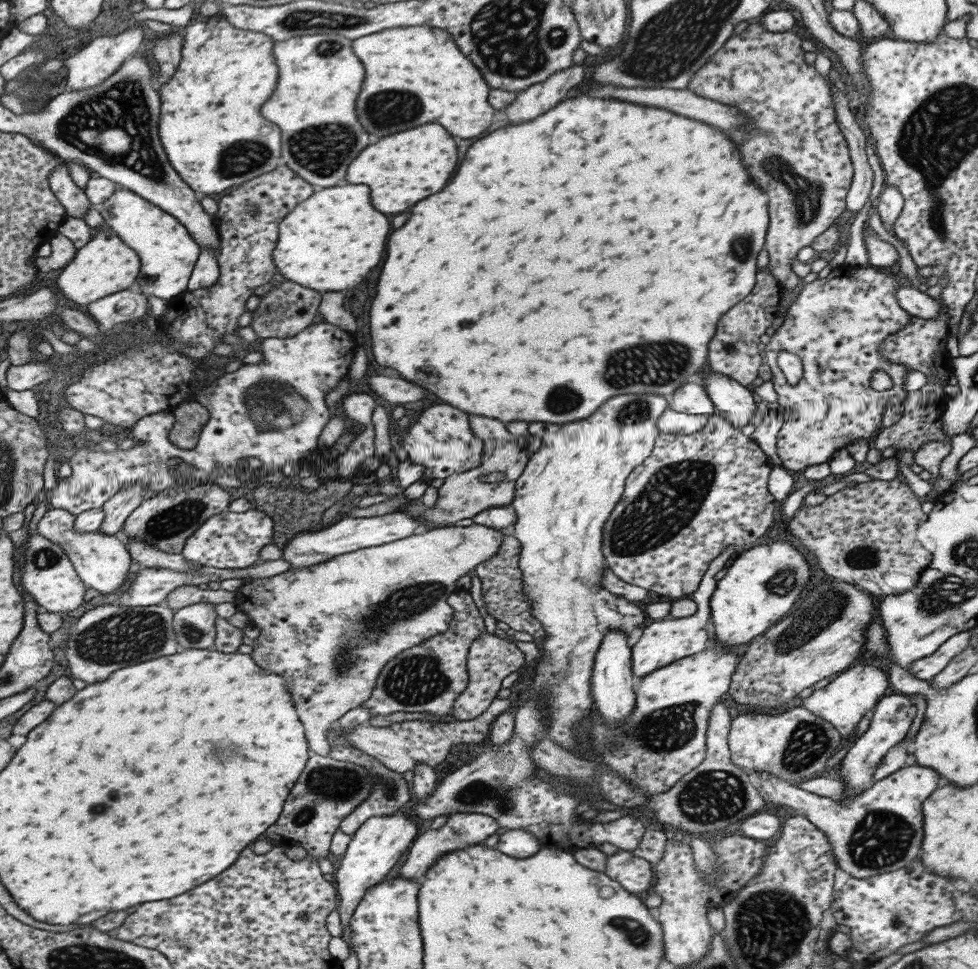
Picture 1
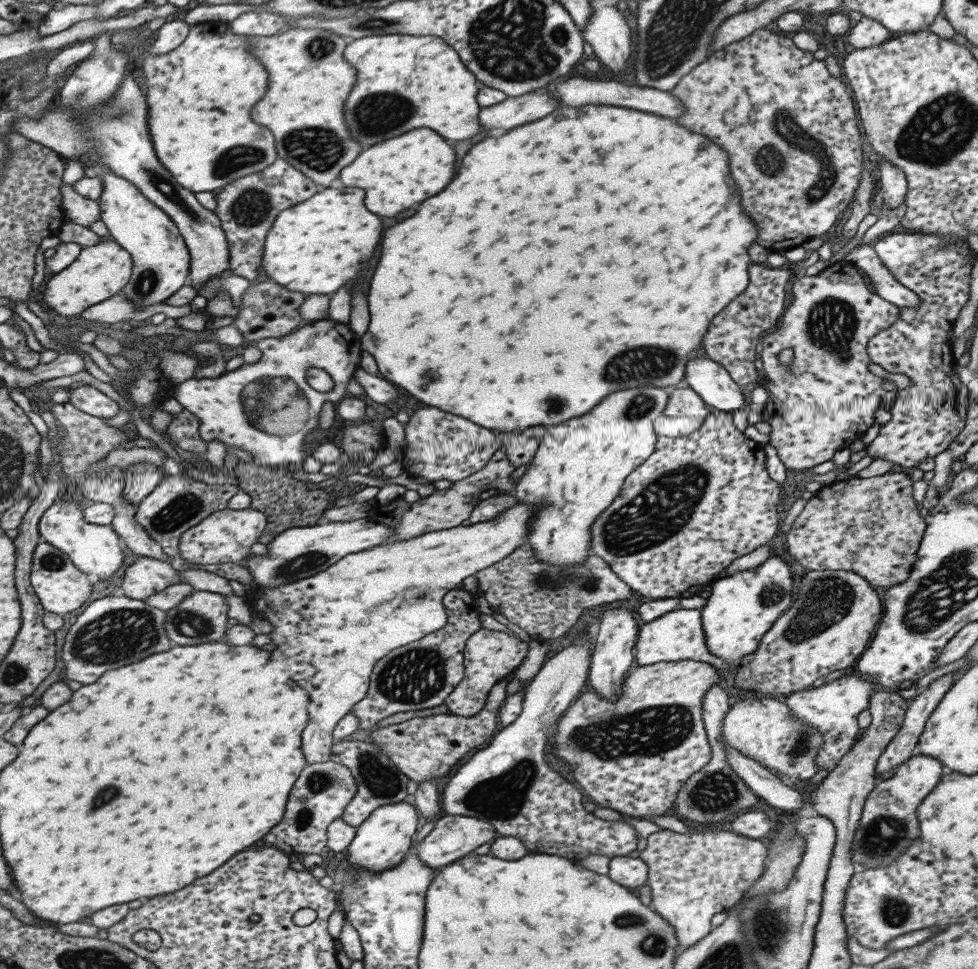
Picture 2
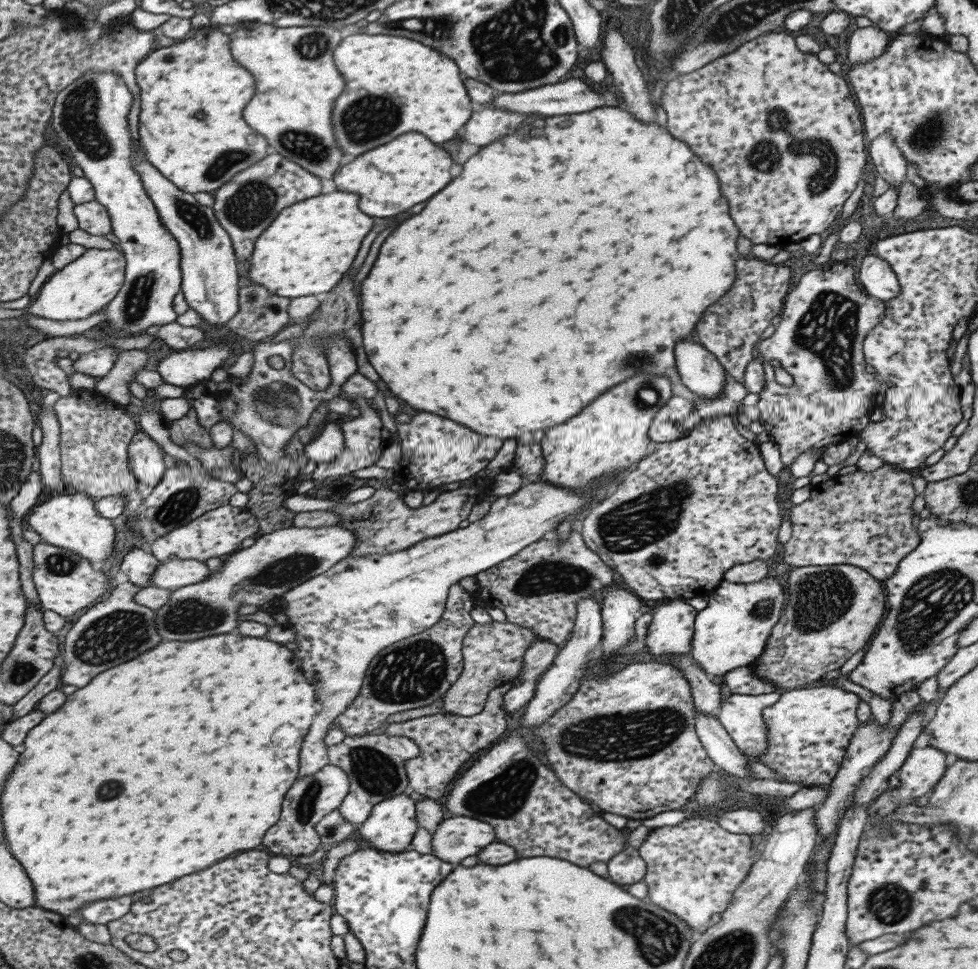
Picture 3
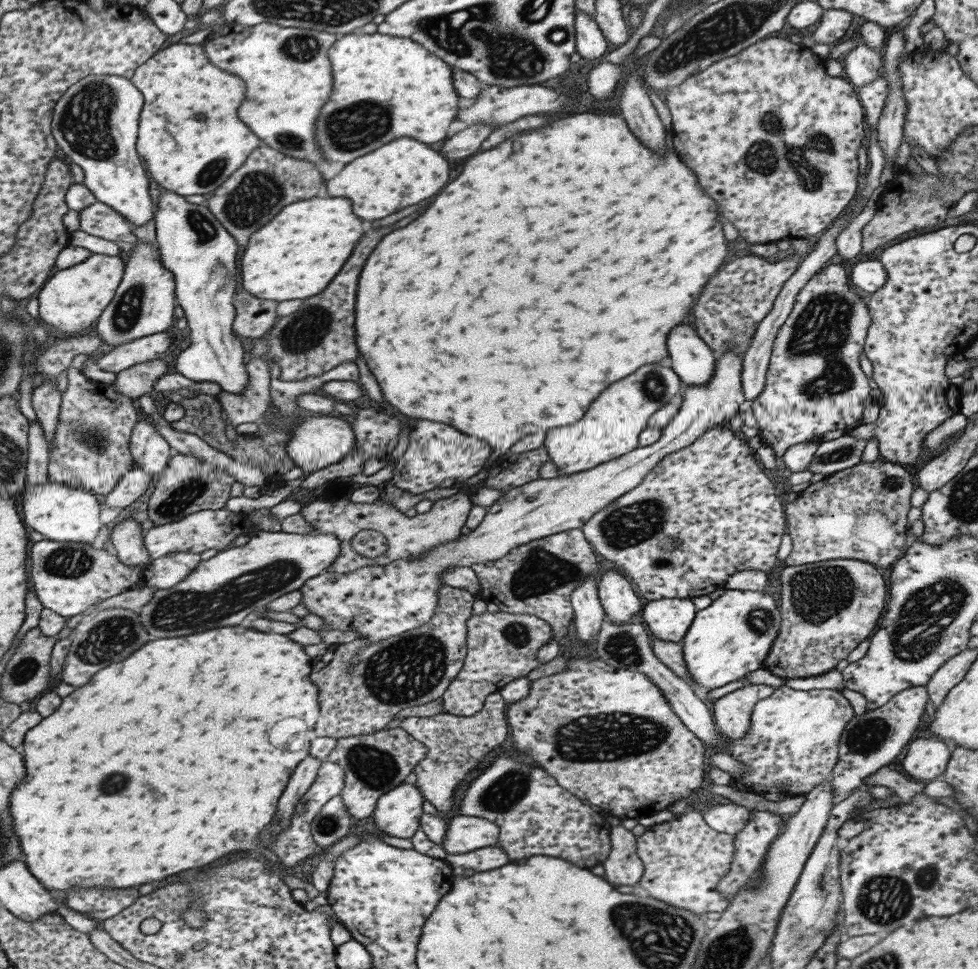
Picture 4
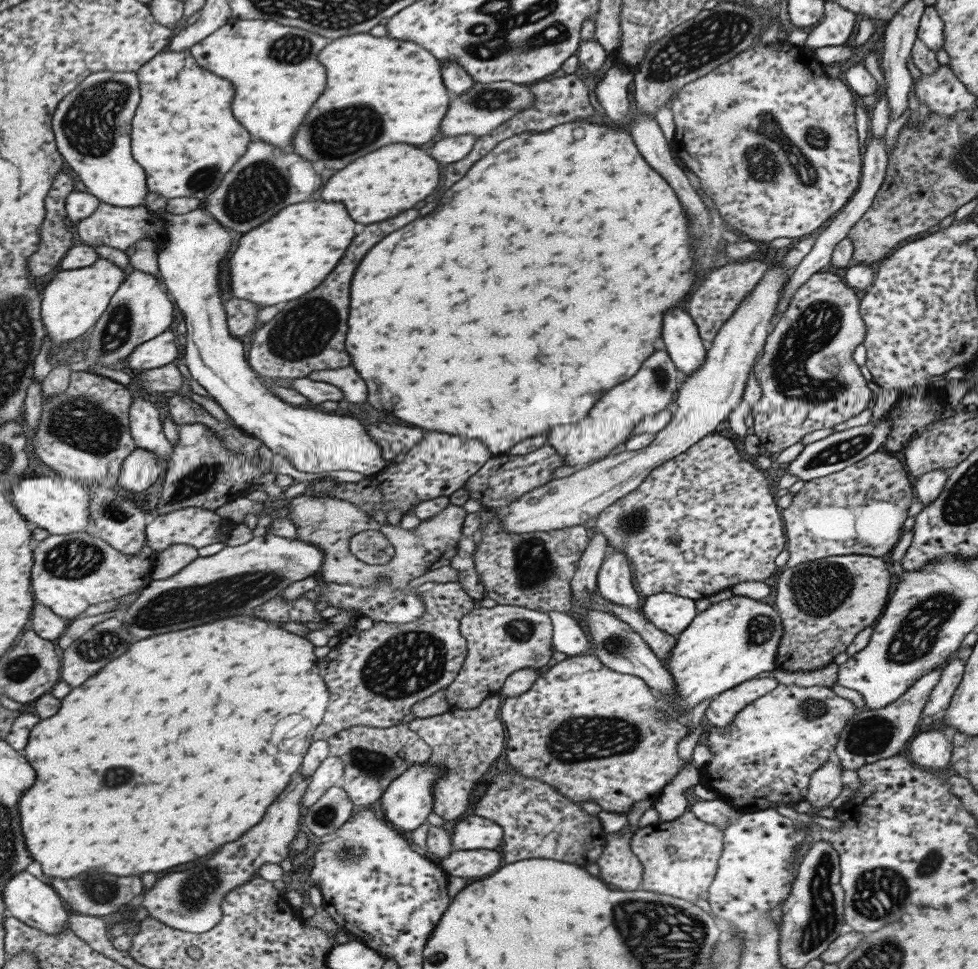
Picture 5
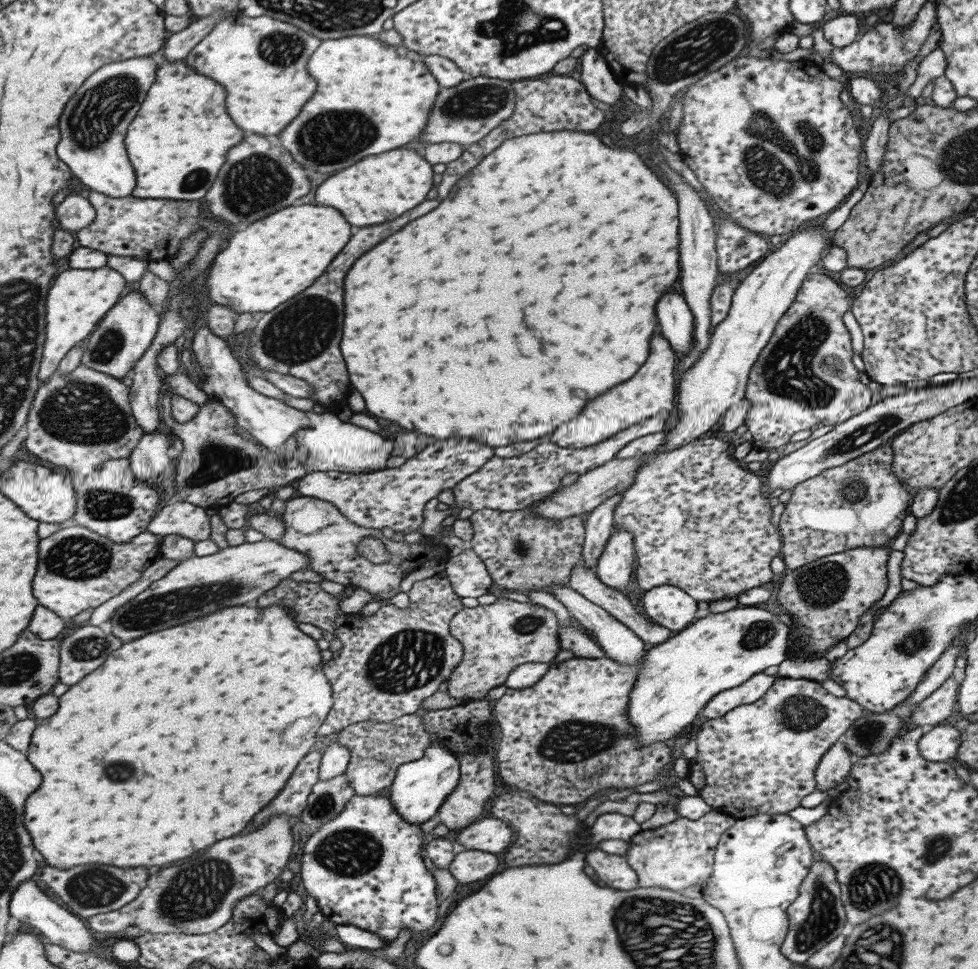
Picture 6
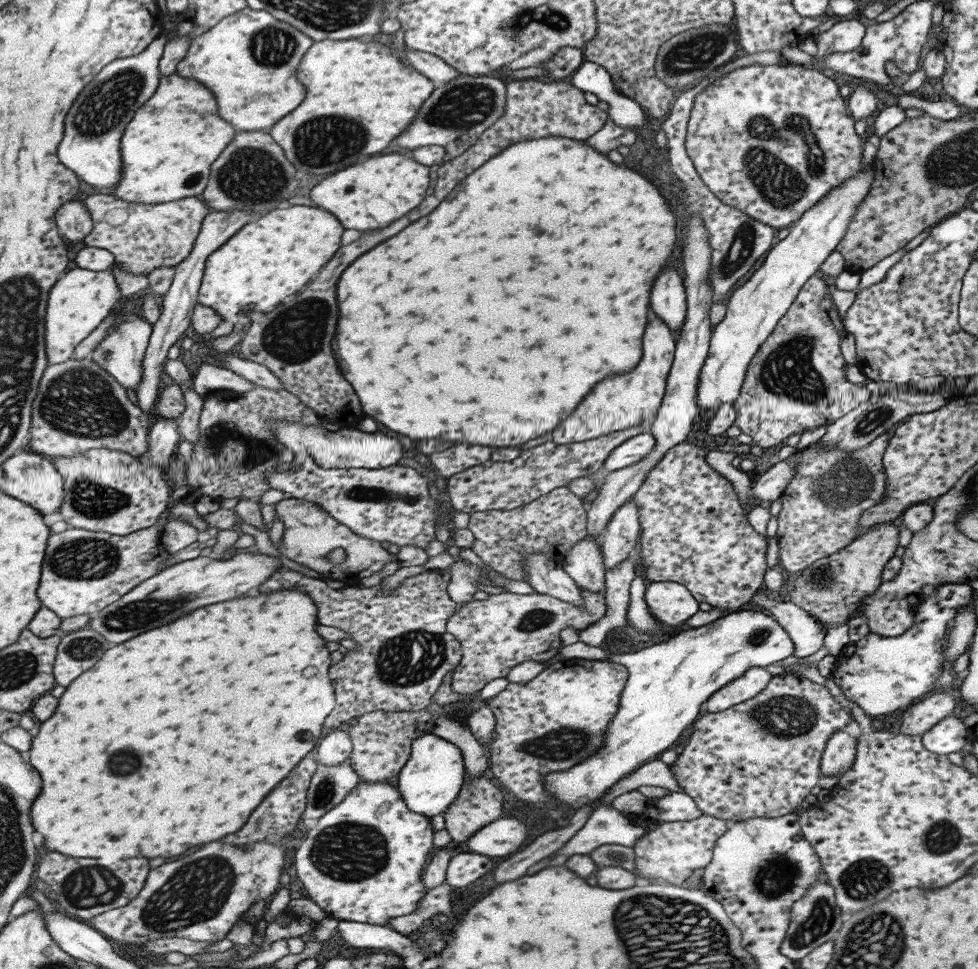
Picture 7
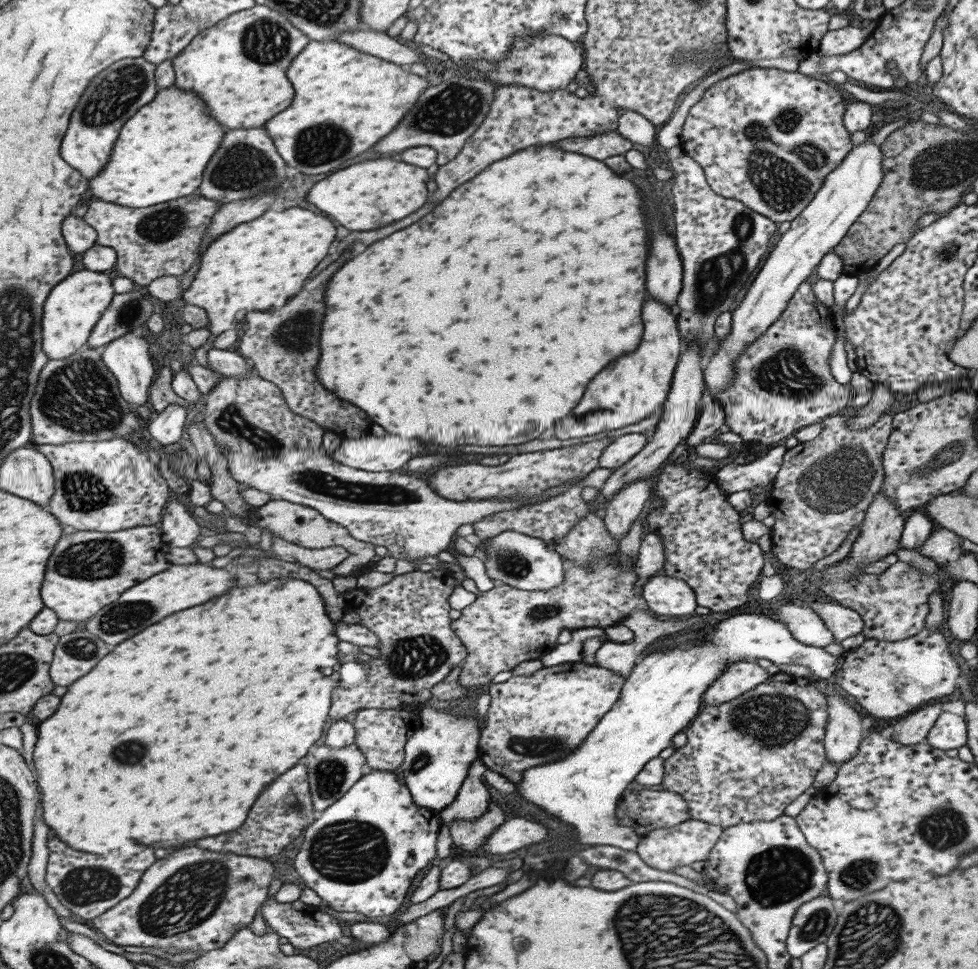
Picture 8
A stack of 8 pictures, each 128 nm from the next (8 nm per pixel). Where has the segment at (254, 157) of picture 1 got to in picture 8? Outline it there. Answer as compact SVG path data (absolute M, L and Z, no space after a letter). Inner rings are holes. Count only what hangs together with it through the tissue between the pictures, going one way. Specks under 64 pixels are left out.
M174 85L157 89L151 102L144 104L141 110L137 110L135 116L131 116L119 130L117 140L113 142L111 156L107 164L88 180L89 190L95 198L109 201L125 208L145 208L189 196L201 182L201 172L205 164L209 162L211 154L217 150L221 142L221 126L207 116L205 104L189 92L183 92Z

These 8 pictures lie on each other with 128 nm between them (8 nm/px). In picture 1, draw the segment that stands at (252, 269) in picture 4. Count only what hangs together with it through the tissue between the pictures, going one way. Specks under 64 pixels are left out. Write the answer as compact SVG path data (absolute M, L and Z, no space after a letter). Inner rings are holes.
M345 184L316 190L319 192L299 202L277 226L273 265L286 281L319 294L351 290L381 260L389 220L371 208L367 186Z

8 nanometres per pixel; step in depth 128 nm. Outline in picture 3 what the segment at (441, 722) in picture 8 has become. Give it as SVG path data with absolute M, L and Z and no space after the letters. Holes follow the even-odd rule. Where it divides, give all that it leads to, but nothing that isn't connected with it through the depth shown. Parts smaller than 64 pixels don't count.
M405 793L392 797L375 804L365 822L359 825L359 836L364 842L364 847L392 853L403 852L410 848L410 840L417 830L415 803Z

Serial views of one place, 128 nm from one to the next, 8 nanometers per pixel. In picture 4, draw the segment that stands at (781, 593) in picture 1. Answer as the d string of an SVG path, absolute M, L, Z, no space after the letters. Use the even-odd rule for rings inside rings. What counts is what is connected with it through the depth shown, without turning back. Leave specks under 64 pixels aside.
M727 590L712 600L705 608L696 611L687 632L680 640L682 657L690 679L696 686L694 690L701 695L713 688L719 688L742 679L749 672L759 670L780 627L780 612L771 595L763 590Z

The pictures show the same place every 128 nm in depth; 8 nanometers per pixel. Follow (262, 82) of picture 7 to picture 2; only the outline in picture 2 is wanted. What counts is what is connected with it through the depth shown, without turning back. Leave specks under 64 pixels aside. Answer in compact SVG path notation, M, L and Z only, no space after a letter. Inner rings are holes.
M293 27L269 36L246 35L246 42L249 52L267 70L267 90L263 98L253 104L251 120L271 130L279 158L283 158L295 170L300 170L301 174L310 178L320 188L329 186L329 182L335 180L339 170L345 168L361 152L361 146L349 138L341 114L343 100L353 86L353 68L341 58L341 52L345 48L343 37L328 30Z

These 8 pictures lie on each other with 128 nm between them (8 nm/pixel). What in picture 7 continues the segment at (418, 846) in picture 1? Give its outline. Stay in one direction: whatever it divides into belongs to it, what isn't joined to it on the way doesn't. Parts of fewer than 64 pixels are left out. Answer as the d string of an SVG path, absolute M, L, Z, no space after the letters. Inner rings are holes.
M499 817L466 840L468 852L477 852L494 859L515 852L529 836L529 830L523 822L513 817Z

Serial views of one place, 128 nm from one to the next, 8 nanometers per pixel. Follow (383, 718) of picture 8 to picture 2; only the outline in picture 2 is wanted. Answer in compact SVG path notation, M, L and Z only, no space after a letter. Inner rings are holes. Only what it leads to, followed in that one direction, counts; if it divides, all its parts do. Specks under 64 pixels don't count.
M357 740L333 742L329 756L331 760L349 769L355 781L355 794L340 816L345 824L357 828L379 806L389 806L409 799L405 791L408 779L391 764L389 758L385 758L385 754L381 754L381 750L373 742Z

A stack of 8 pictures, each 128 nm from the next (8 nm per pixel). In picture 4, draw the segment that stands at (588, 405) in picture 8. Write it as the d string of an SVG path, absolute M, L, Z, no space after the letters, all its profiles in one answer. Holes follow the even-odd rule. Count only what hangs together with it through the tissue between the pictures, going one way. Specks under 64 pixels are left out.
M659 363L645 364L625 380L613 382L591 402L579 422L546 430L543 448L559 470L558 476L575 474L613 460L639 447L639 433L646 428L648 416L667 404L680 386L678 376Z

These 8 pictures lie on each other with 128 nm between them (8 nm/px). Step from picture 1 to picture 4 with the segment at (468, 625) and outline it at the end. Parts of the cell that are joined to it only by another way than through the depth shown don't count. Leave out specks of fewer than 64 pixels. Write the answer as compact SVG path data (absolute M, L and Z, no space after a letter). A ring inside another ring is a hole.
M443 584L436 590L433 616L425 624L374 643L358 637L351 642L334 645L324 655L316 657L309 674L309 680L319 688L321 702L315 736L336 740L358 734L371 734L383 729L399 710L419 706L440 697L462 667L466 655L466 620L472 615L471 604L474 597L465 589ZM351 659L353 664L347 670L347 663Z

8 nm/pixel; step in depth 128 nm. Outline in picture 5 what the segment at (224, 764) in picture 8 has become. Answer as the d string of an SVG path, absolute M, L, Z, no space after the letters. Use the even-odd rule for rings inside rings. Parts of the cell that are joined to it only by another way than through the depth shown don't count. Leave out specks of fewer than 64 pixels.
M251 616L221 618L203 626L137 640L125 650L125 654L105 664L103 670L93 674L85 684L73 688L69 692L69 698L65 696L61 700L61 708L57 710L57 714L49 716L47 720L41 720L31 730L27 746L23 748L27 762L33 766L37 774L35 784L19 798L19 814L21 814L21 830L25 836L25 846L33 856L33 860L41 864L41 872L57 879L77 876L89 868L115 876L165 872L173 866L211 854L225 842L237 840L247 828L251 828L261 820L267 806L277 798L277 794L287 786L287 782L291 781L293 772L295 770L299 772L301 758L307 746L314 742L311 740L313 730L321 722L330 695L325 688L325 682L317 674L313 646L305 638L285 632L273 622L265 622Z

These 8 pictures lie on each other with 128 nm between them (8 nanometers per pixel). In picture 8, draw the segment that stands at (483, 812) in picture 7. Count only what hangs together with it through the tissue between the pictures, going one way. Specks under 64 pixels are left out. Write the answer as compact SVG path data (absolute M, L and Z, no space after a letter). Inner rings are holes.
M497 804L489 806L489 810L474 820L454 820L448 825L452 843L459 850L473 852L484 846L488 836L505 822L505 816Z

